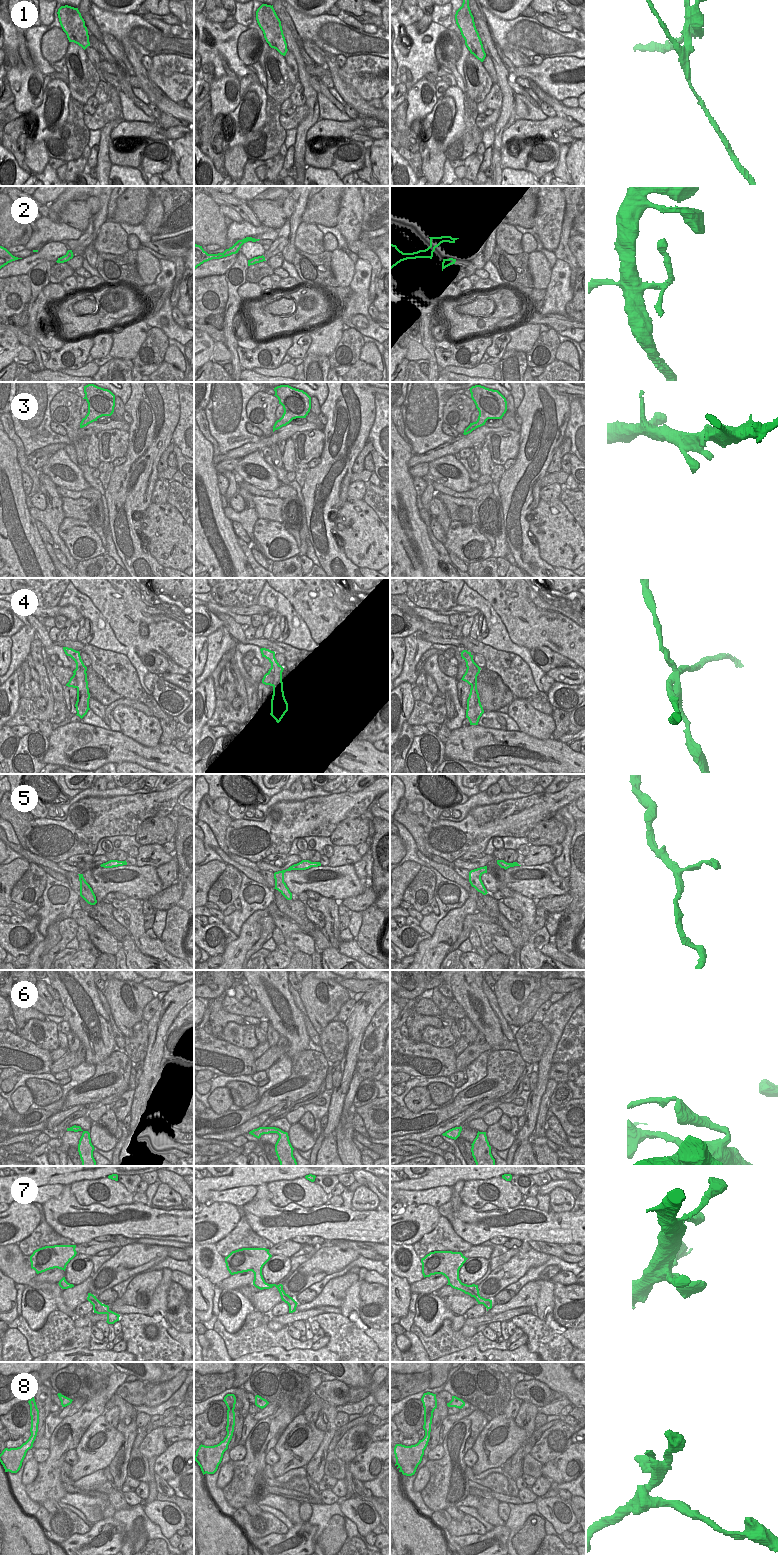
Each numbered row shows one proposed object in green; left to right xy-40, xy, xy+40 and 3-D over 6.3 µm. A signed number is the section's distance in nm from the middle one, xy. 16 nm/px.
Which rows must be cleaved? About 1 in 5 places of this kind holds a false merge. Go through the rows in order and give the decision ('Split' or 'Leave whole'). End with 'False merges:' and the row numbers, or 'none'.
1: Split
2: Leave whole
3: Leave whole
4: Split
5: Leave whole
6: Leave whole
7: Leave whole
8: Leave whole
False merges: 1, 4.

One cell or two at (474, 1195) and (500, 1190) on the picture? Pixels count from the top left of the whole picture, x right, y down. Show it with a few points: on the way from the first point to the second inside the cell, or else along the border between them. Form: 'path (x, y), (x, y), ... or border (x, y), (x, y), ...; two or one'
path (480, 1192), (490, 1191), (494, 1187); one

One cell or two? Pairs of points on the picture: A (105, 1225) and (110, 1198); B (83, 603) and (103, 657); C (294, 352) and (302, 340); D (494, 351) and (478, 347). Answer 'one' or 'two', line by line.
A: two
B: two
C: one
D: two

